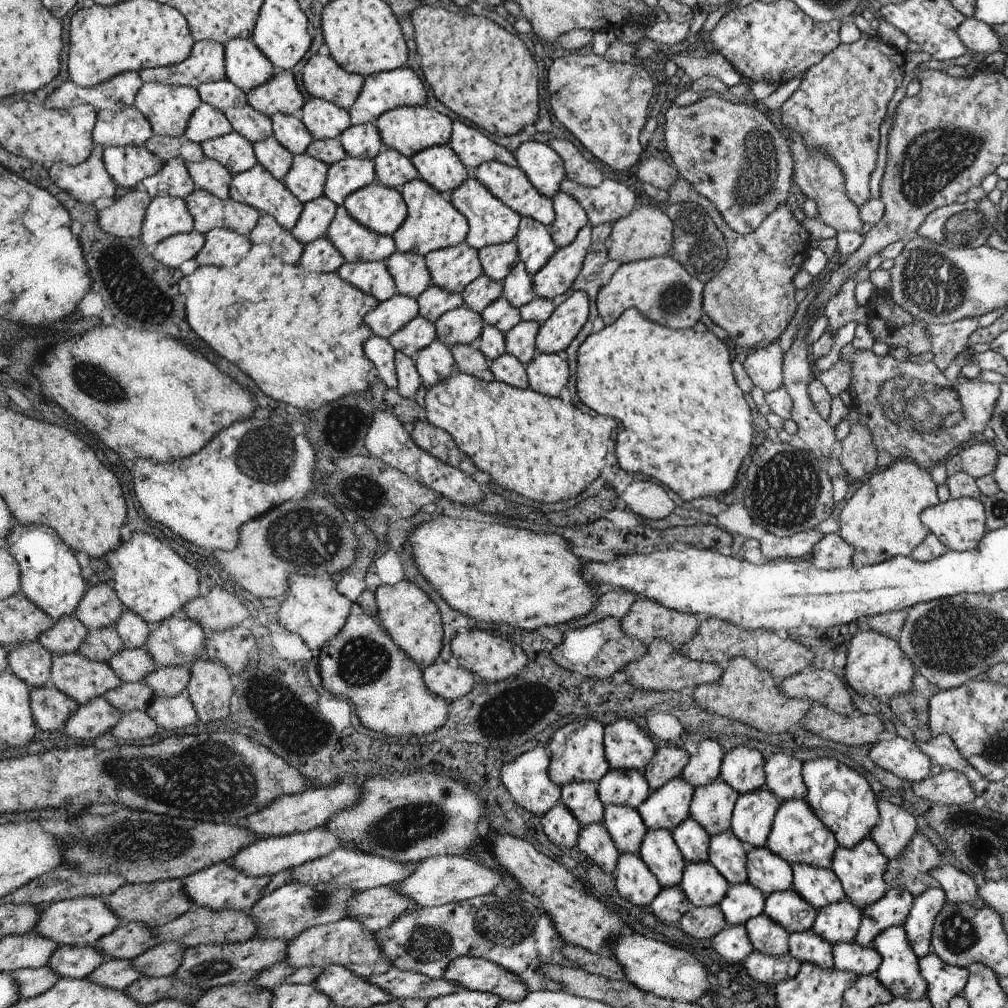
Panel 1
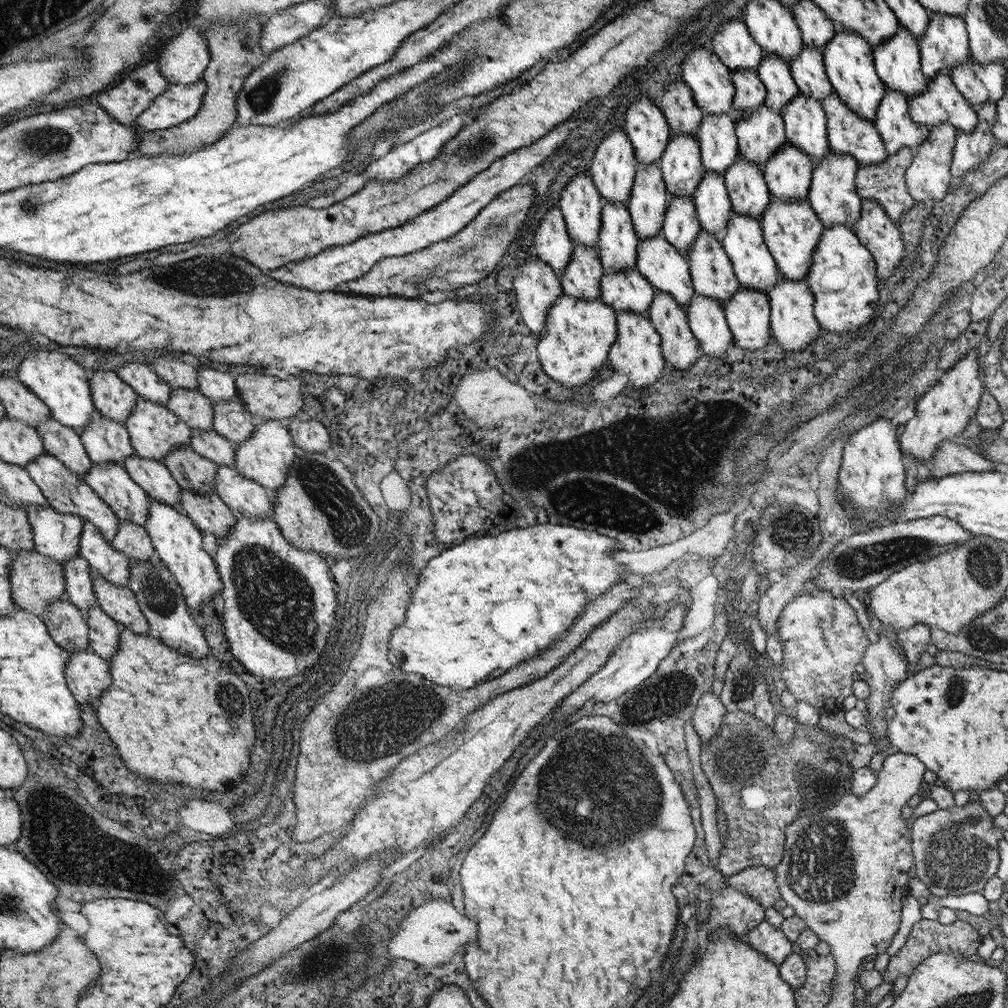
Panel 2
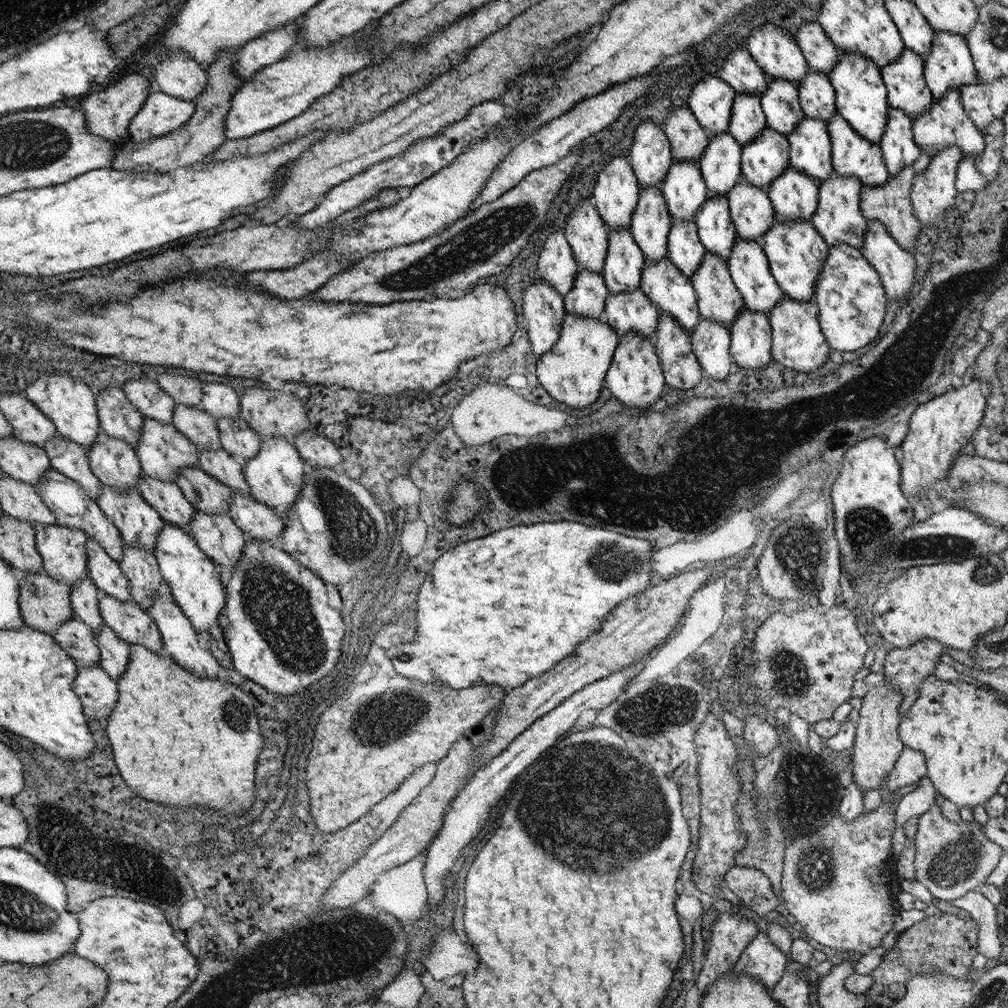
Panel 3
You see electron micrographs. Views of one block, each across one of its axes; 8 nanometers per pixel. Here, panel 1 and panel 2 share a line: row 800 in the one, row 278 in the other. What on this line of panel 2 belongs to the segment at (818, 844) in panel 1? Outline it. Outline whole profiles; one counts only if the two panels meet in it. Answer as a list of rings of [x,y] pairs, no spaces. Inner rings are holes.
[[[771,196],[771,204],[765,210],[763,218],[759,220],[763,240],[775,256],[775,264],[779,266],[779,276],[787,276],[787,280],[805,280],[813,260],[811,254],[815,254],[815,246],[819,246],[819,238],[823,234],[823,222],[817,218],[815,210],[811,210],[811,204],[805,198],[799,200],[779,200]]]

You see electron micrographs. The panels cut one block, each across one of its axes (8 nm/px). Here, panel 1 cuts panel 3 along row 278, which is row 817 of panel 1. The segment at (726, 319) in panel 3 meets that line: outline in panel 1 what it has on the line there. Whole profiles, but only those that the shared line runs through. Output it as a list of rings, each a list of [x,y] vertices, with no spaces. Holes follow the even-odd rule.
[[[719,778],[705,788],[693,790],[695,792],[691,800],[689,818],[695,820],[709,834],[709,838],[729,832],[733,808],[737,804],[737,792]]]

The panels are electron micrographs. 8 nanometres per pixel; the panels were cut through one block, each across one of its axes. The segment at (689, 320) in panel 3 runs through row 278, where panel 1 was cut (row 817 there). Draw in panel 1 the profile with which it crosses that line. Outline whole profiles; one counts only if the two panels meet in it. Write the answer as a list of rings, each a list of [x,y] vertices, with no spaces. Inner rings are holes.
[[[681,776],[649,794],[649,798],[637,808],[647,830],[675,830],[689,818],[693,786]]]

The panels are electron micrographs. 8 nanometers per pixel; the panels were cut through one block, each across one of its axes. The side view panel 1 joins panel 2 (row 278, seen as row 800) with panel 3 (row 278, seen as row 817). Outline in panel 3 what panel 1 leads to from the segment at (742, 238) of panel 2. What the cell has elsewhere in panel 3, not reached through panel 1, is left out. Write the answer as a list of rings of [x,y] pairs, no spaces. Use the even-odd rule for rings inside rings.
[[[735,236],[731,244],[731,254],[727,258],[727,270],[731,272],[731,278],[737,290],[741,292],[745,306],[751,310],[763,310],[769,314],[769,310],[773,310],[775,304],[779,304],[785,296],[781,286],[775,282],[775,276],[771,274],[767,252],[763,252],[763,246],[759,240],[741,240],[739,236]]]

